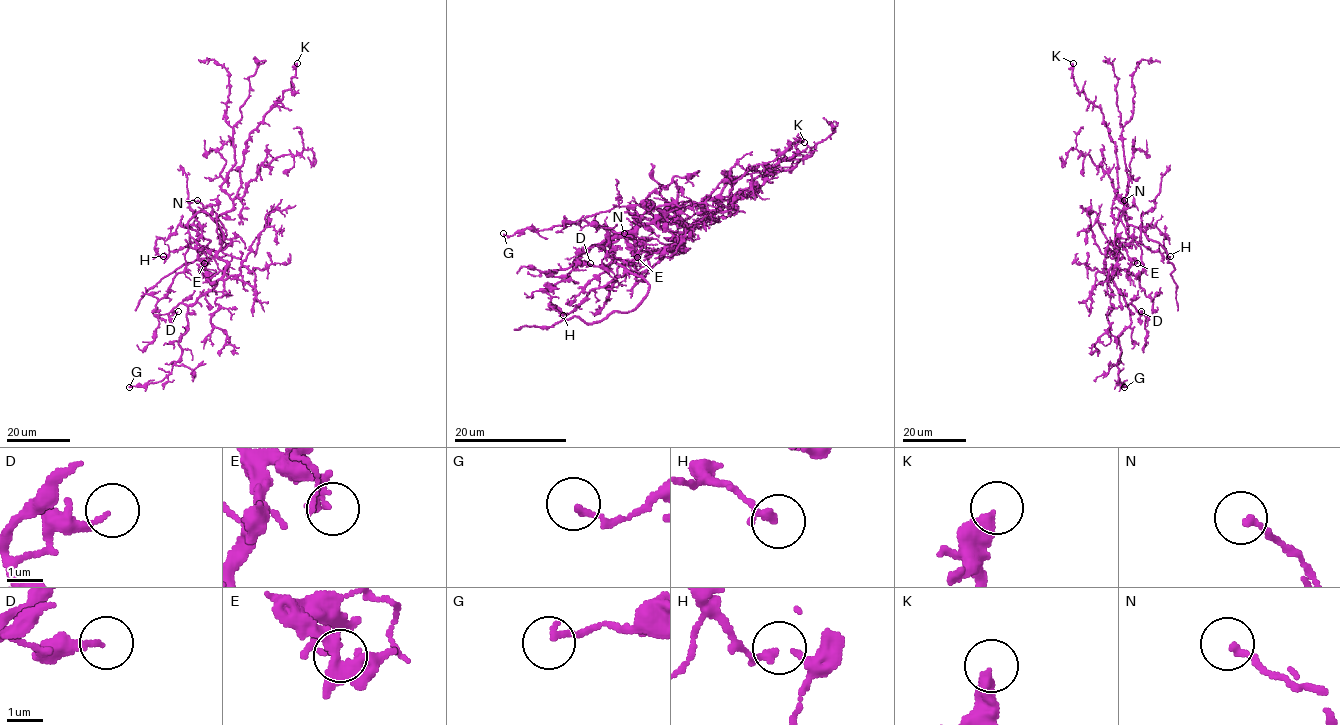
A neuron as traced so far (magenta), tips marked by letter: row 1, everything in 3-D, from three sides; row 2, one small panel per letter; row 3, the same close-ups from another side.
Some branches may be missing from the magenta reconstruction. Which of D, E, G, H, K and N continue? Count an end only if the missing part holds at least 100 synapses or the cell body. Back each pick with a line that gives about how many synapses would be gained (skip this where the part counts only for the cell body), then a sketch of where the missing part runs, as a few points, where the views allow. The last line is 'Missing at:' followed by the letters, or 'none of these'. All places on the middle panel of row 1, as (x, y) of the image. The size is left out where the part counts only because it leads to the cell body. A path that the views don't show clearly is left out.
Missing at: none of these

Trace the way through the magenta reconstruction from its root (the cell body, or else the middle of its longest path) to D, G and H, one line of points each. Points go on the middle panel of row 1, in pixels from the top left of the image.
D: (668, 218), (655, 218), (664, 221), (674, 214), (665, 209), (621, 236), (595, 243), (573, 262), (590, 263)
G: (668, 218), (655, 218), (674, 214), (665, 209), (607, 245), (609, 233), (585, 221), (503, 233)
H: (668, 218), (621, 235), (611, 252), (633, 263), (630, 270), (592, 289), (568, 314), (551, 304), (563, 315)

